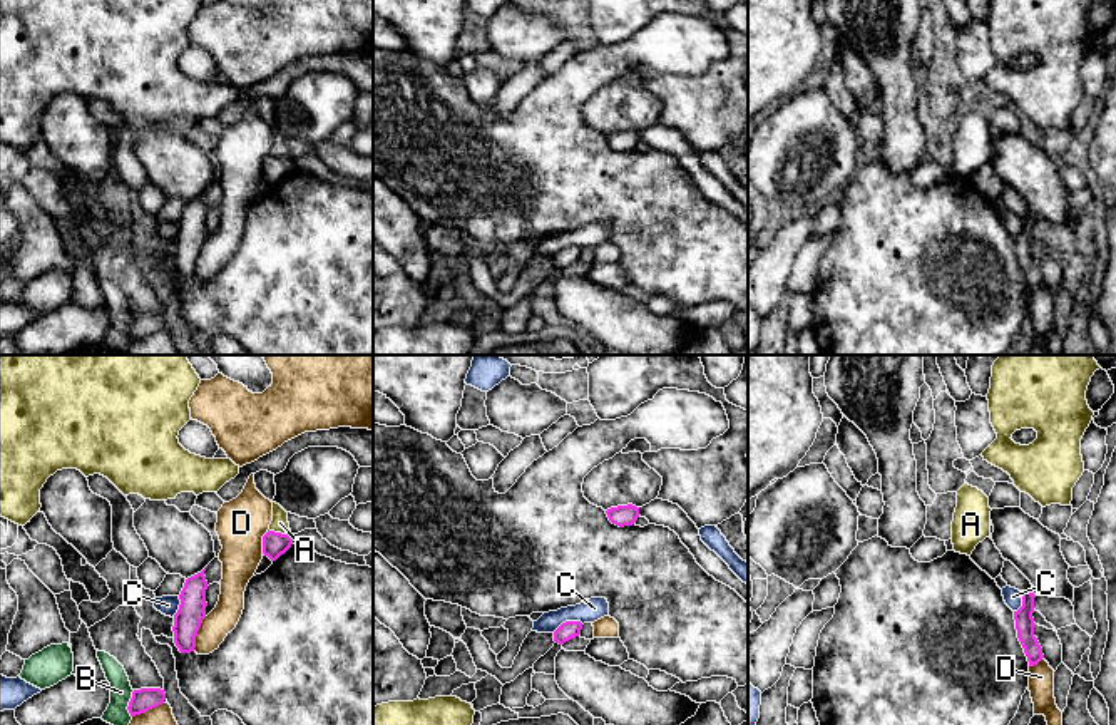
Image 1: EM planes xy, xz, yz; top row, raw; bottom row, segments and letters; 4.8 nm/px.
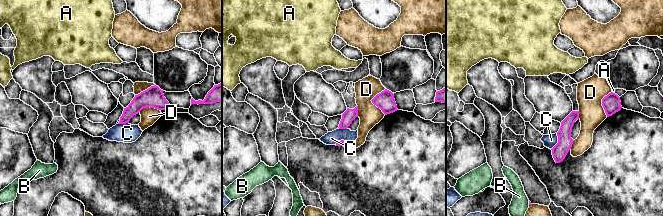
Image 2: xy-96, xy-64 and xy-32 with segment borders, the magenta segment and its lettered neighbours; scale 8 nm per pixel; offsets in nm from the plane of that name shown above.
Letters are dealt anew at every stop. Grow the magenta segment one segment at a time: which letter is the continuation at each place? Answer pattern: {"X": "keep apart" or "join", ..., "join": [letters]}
{"A": "keep apart", "B": "keep apart", "C": "join", "D": "keep apart", "join": ["C"]}

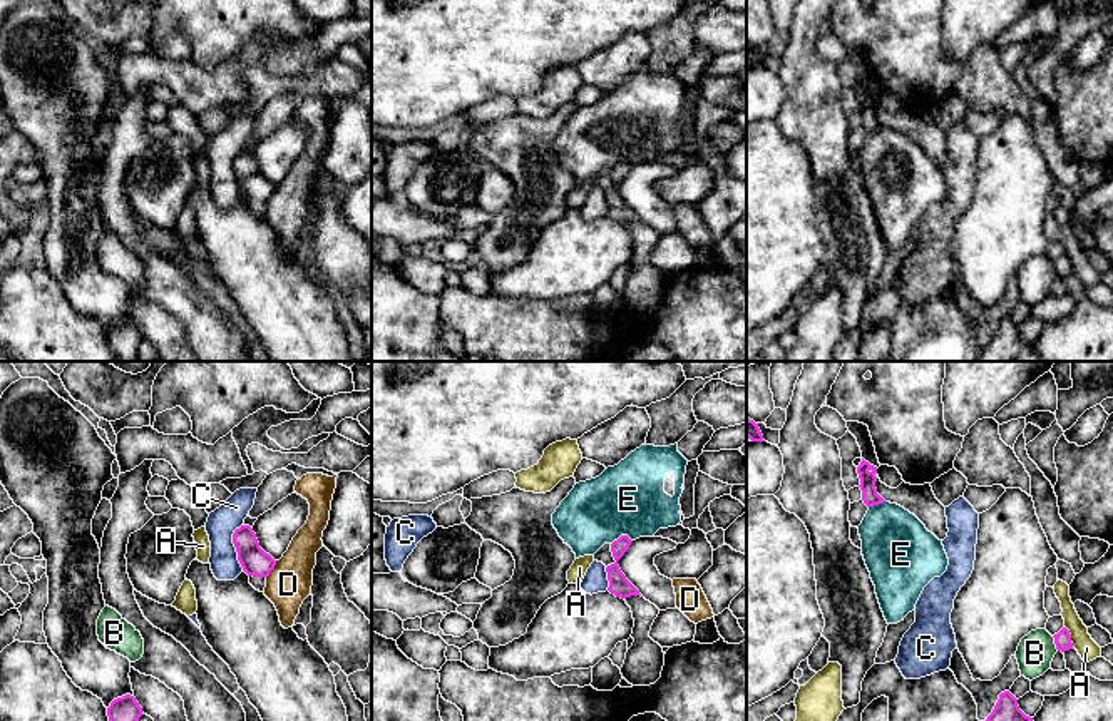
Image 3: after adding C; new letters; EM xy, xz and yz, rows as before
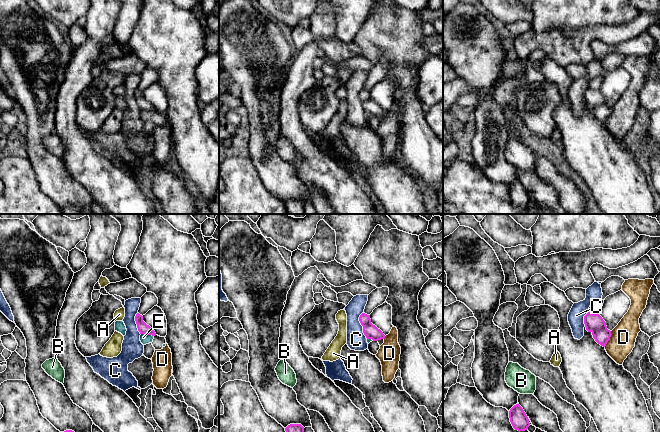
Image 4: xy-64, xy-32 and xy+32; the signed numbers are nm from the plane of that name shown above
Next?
{"A": "keep apart", "B": "keep apart", "C": "keep apart", "D": "keep apart", "E": "keep apart", "join": []}

